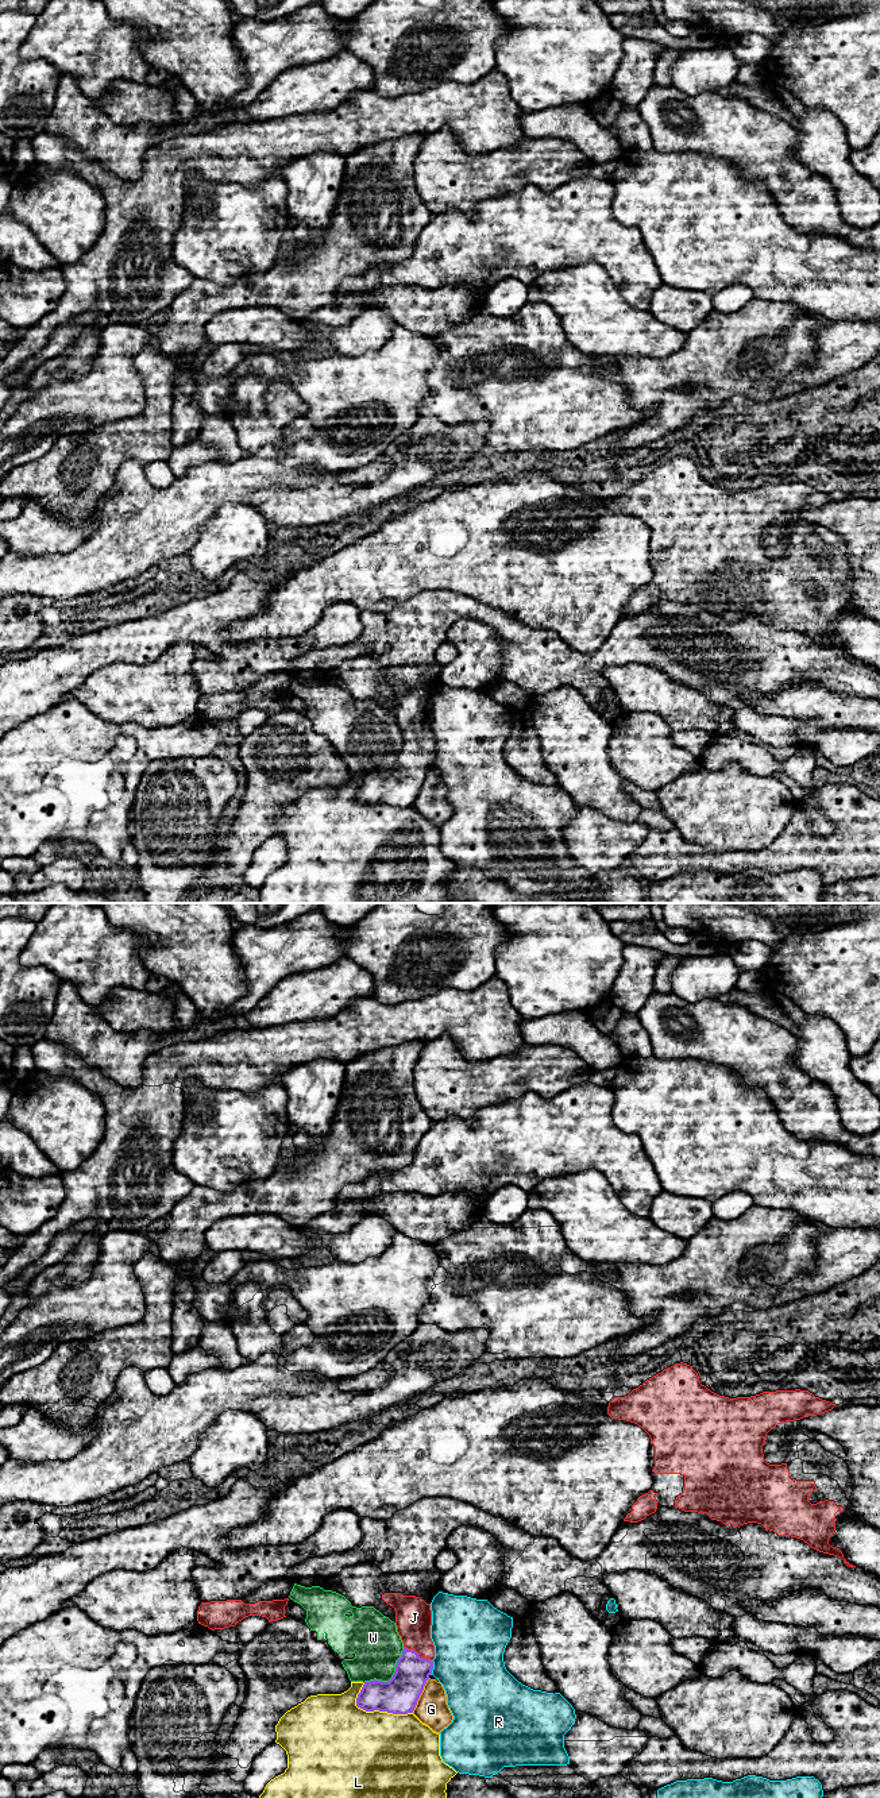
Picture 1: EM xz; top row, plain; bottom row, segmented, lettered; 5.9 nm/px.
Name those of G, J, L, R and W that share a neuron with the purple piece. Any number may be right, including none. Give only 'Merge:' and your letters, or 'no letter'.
Merge: J

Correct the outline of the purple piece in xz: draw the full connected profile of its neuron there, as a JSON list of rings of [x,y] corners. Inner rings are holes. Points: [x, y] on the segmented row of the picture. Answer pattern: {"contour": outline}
{"contour": [[[385,1593],[382,1600],[395,1610],[395,1625],[404,1651],[389,1682],[377,1679],[364,1682],[356,1706],[366,1712],[408,1714],[413,1713],[433,1670],[431,1604],[401,1593]]]}

